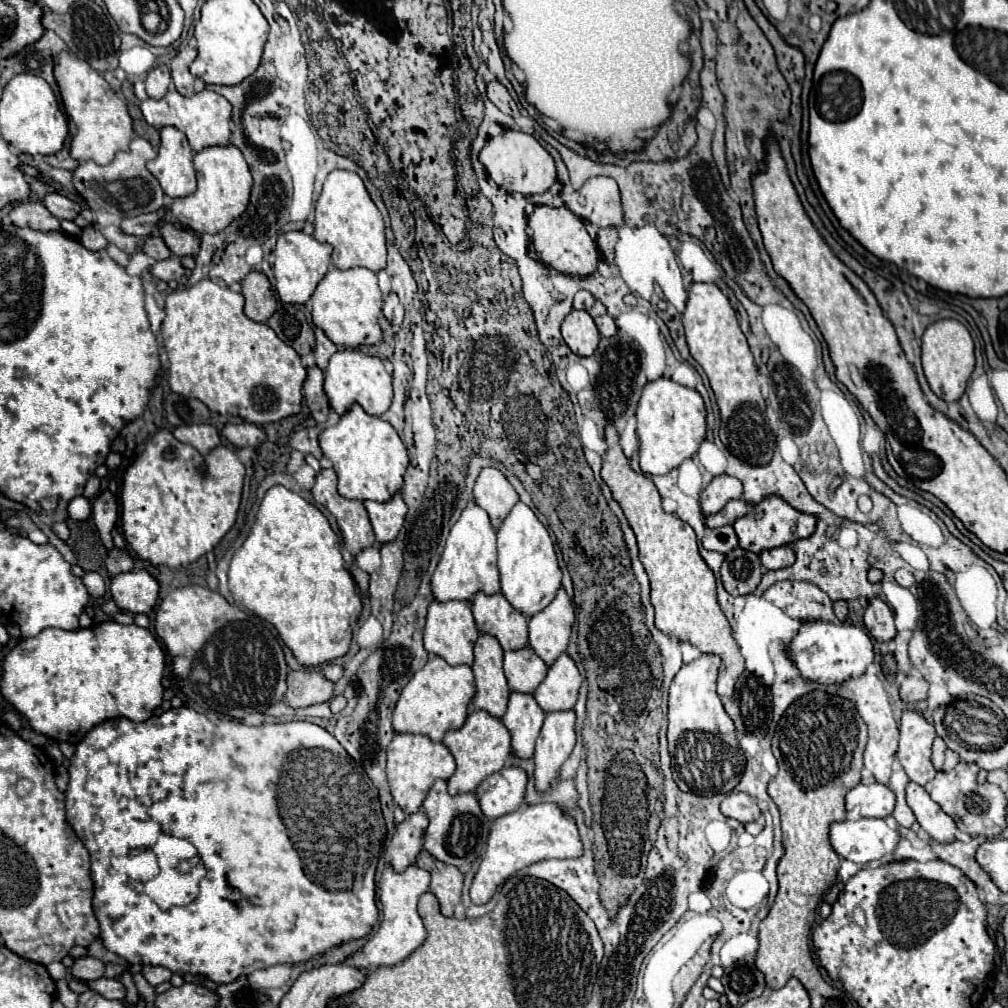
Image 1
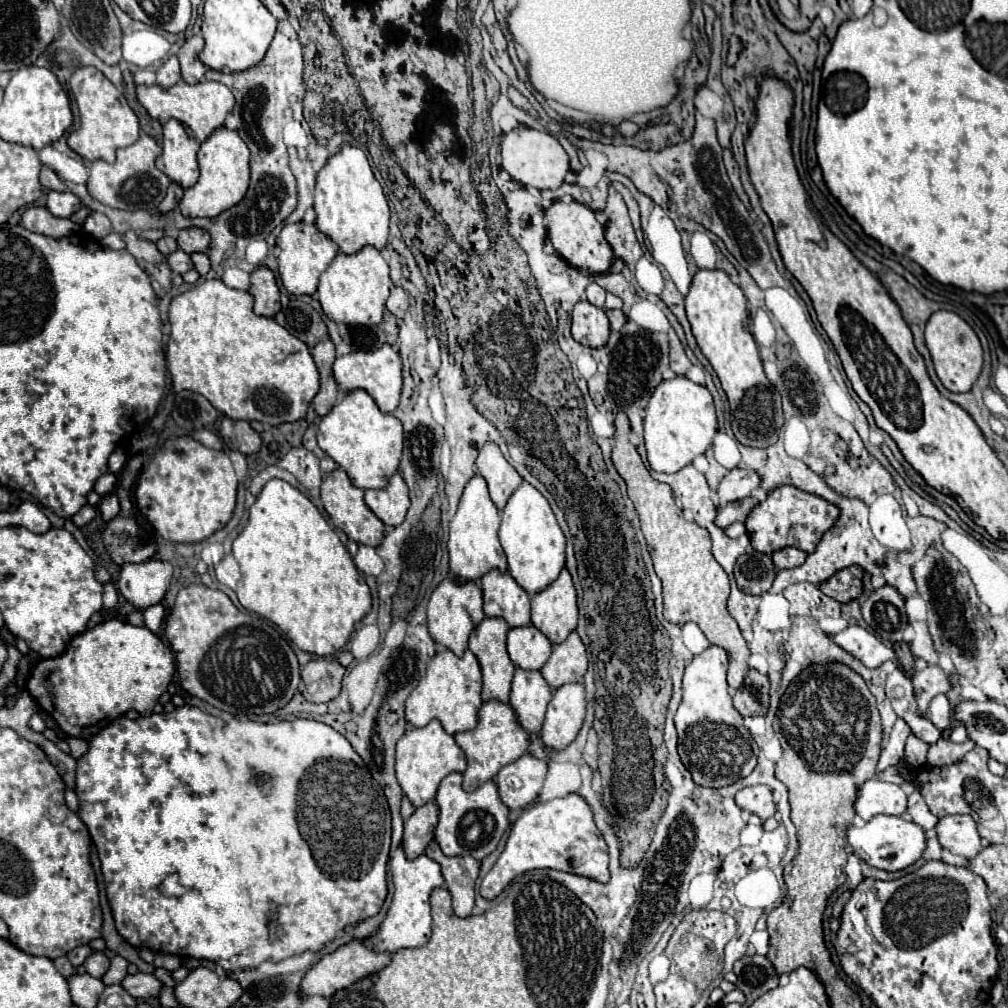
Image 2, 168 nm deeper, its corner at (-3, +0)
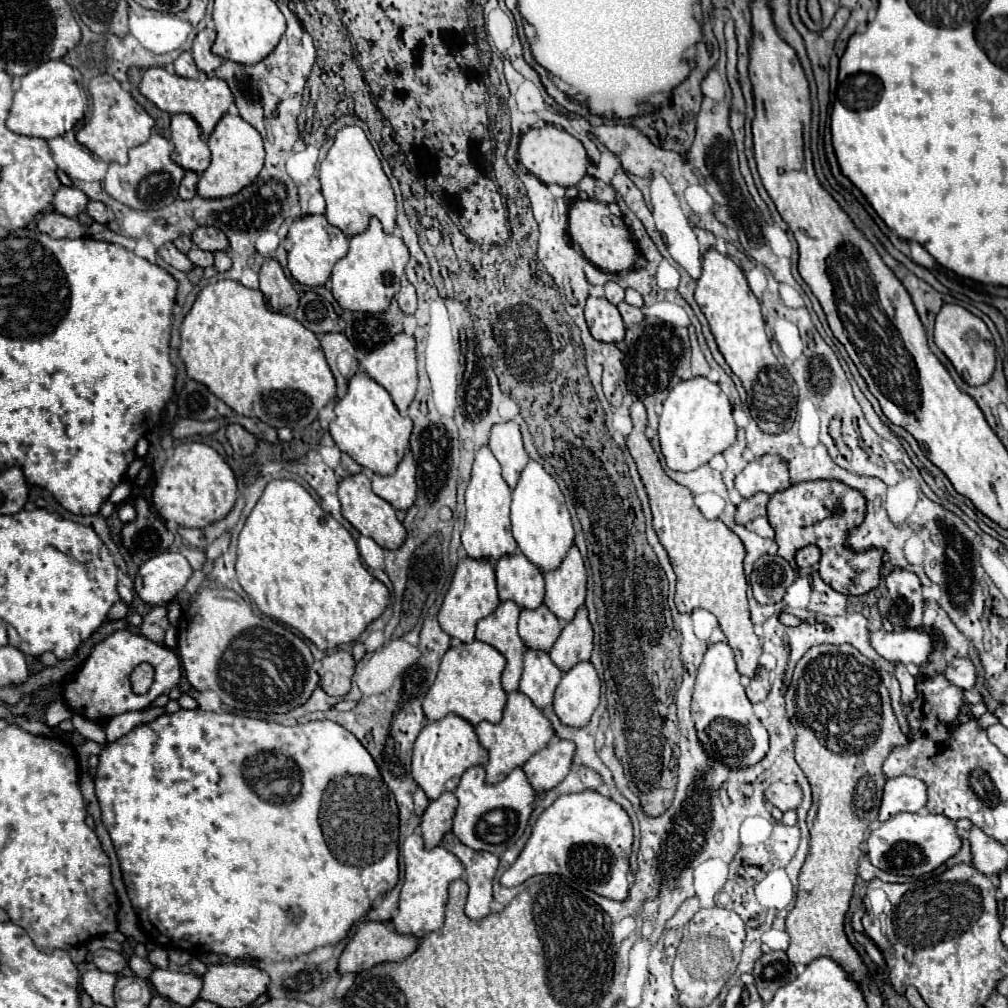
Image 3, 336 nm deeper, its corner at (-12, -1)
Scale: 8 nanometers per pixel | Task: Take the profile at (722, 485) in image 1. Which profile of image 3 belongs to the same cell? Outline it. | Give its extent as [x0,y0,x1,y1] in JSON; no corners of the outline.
[735,455,791,497]

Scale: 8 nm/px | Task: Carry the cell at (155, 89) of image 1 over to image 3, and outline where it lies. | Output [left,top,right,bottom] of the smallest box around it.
[173,51,201,79]

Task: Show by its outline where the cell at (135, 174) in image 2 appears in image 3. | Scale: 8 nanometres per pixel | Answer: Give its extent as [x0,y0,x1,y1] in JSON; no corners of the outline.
[103,133,185,211]

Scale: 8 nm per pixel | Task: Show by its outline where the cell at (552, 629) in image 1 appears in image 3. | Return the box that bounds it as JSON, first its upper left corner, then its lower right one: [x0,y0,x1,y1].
[545,545,587,621]

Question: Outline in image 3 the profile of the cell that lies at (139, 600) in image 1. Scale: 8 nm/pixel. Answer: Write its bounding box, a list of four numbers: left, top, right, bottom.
[135,551,193,605]

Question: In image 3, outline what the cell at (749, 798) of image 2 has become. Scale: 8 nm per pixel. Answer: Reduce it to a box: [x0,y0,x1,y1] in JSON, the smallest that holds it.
[765,781,803,811]

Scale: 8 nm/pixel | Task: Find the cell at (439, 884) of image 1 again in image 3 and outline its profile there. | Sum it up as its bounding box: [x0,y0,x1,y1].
[441,833,499,919]

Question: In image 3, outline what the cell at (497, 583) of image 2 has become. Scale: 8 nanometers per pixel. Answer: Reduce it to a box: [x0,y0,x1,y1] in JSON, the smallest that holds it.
[495,551,543,609]

